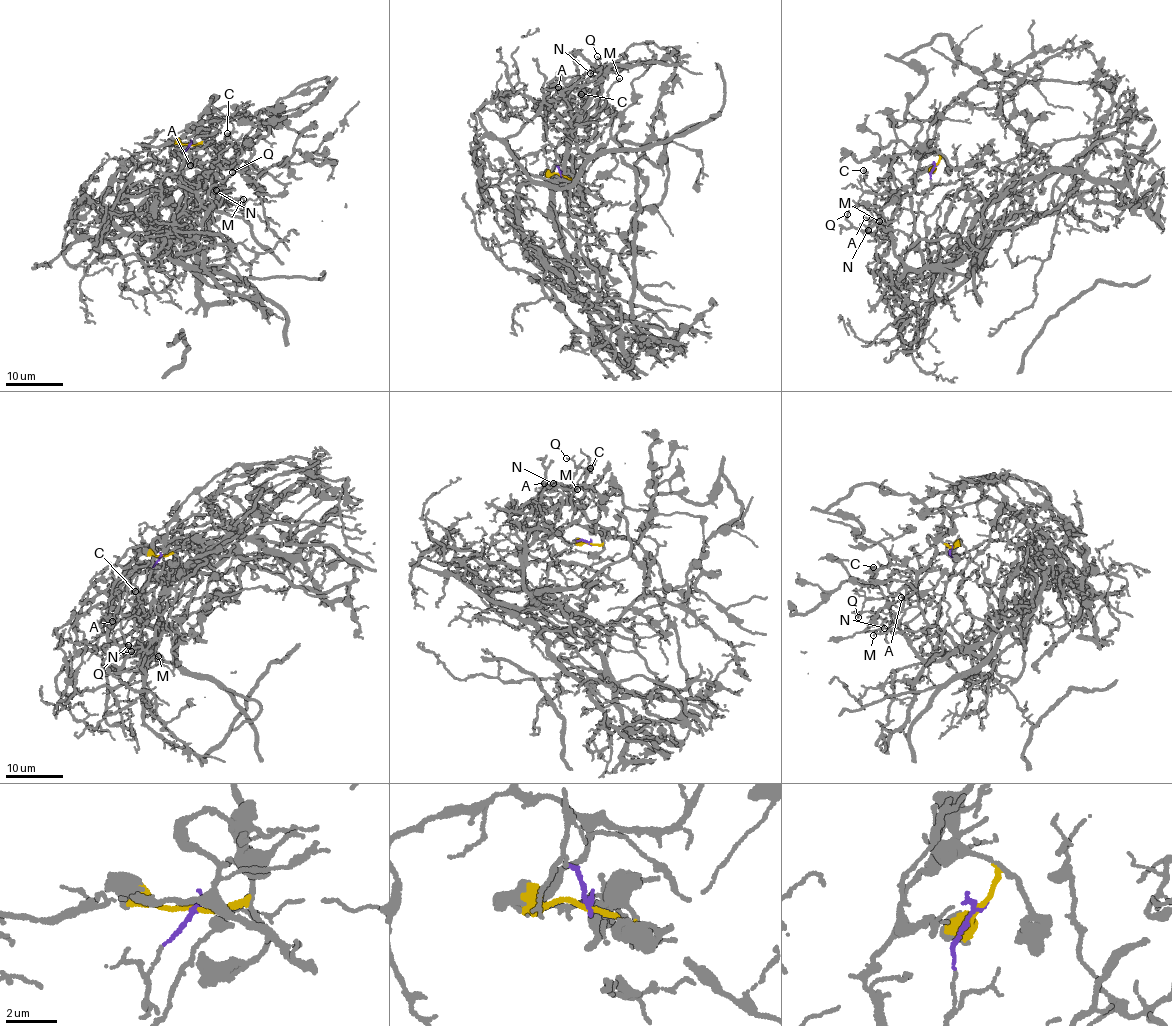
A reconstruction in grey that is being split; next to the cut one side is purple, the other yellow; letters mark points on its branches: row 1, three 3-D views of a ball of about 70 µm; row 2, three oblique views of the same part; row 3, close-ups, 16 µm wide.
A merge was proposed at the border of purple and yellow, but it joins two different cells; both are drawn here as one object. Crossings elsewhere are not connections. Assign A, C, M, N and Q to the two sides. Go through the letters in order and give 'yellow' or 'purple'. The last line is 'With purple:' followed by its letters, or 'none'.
A: purple
C: yellow
M: purple
N: purple
Q: yellow
With purple: A, M, N

